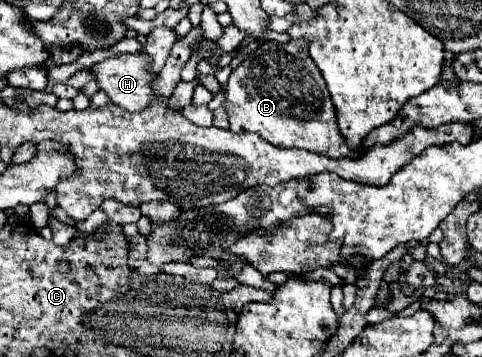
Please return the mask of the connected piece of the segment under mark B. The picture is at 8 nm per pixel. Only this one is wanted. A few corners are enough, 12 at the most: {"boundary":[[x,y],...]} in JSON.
{"boundary":[[260,41],[224,85],[232,133],[358,157],[308,41]]}

